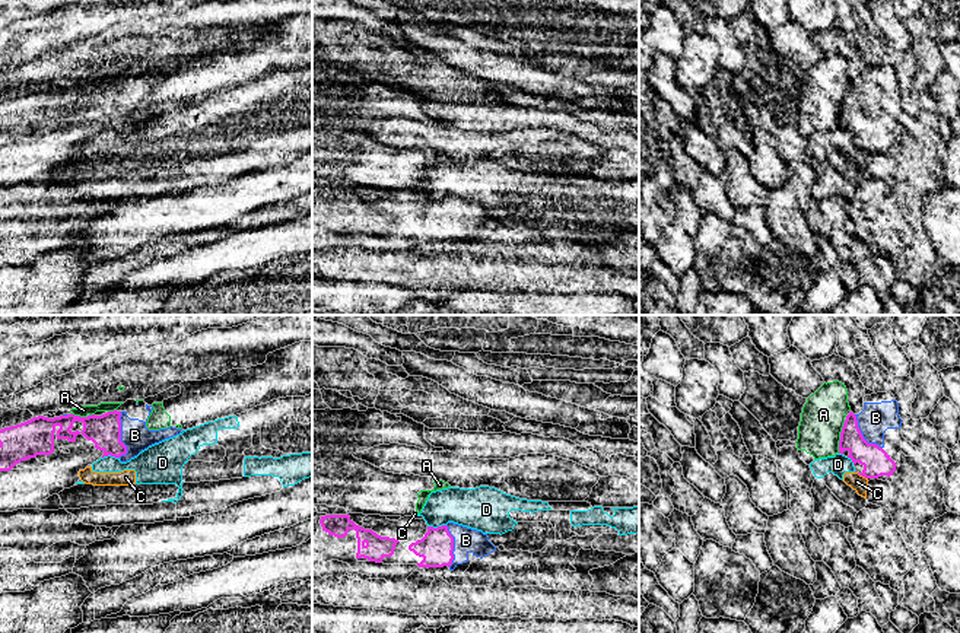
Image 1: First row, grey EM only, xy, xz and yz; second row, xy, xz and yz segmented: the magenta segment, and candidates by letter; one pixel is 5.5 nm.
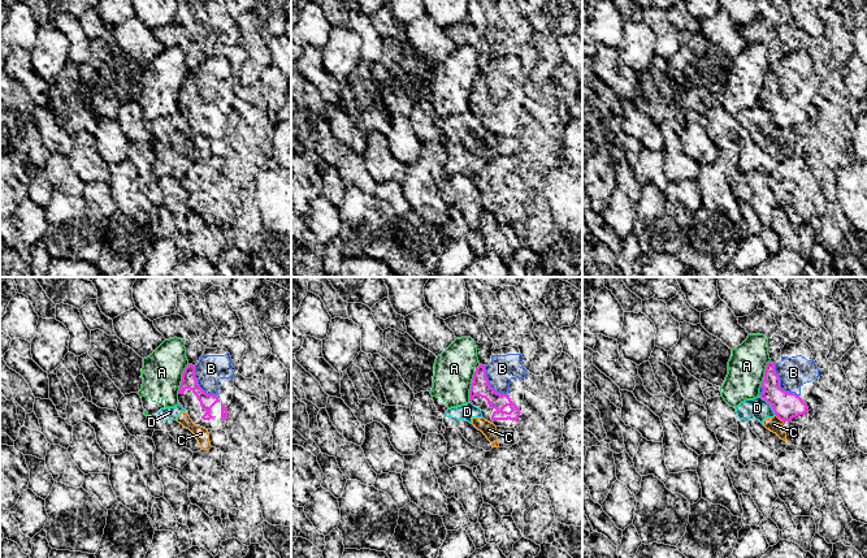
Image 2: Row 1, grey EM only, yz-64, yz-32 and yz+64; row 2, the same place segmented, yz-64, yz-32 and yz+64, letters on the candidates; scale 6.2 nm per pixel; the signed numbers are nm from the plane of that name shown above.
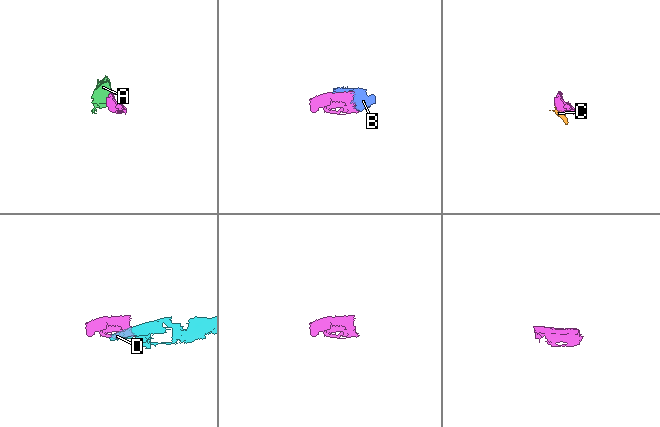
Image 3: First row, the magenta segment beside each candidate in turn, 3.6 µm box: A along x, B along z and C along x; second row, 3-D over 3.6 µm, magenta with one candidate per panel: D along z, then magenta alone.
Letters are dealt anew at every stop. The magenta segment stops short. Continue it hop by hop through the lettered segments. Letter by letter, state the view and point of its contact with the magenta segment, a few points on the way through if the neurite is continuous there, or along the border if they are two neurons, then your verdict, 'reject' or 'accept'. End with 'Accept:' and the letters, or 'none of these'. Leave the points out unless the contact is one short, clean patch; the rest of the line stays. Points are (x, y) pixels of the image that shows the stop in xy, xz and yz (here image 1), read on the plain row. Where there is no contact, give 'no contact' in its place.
A: meets magenta in yz at (841, 110); border along yz (845, 94), (841, 102), (838, 126); reject
B: meets magenta in xy at (120, 110); accept
C: meets magenta in yz at (861, 148); border along yz (855, 145), (867, 152); reject
D: meets magenta in xz at (438, 200); border along xz (445, 197), (428, 200); reject
Accept: B

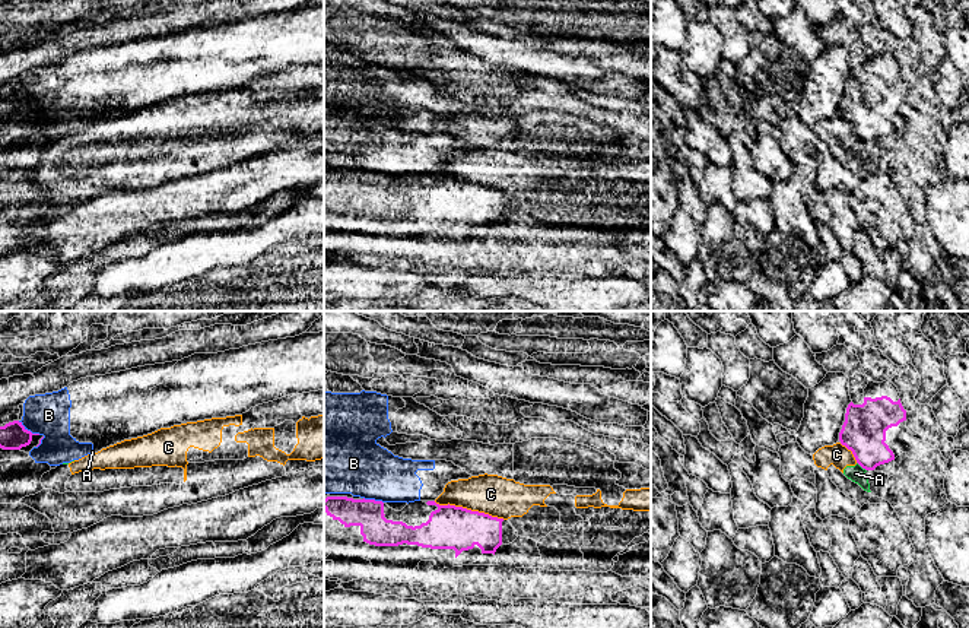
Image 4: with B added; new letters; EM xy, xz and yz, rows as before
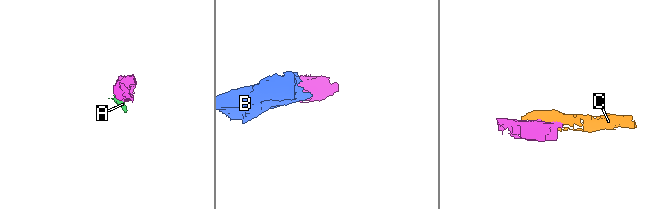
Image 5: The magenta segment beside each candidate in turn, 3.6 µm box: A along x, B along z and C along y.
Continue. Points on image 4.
A: meets magenta in yz at (861, 139); border along yz (857, 135), (866, 143); reject
B: meets magenta in xy at (29, 104); border along xy (18, 94), (32, 105), (40, 107); reject
C: meets magenta in xz at (469, 183); border along xz (434, 174), (461, 178), (504, 192); reject
Accept: none of these

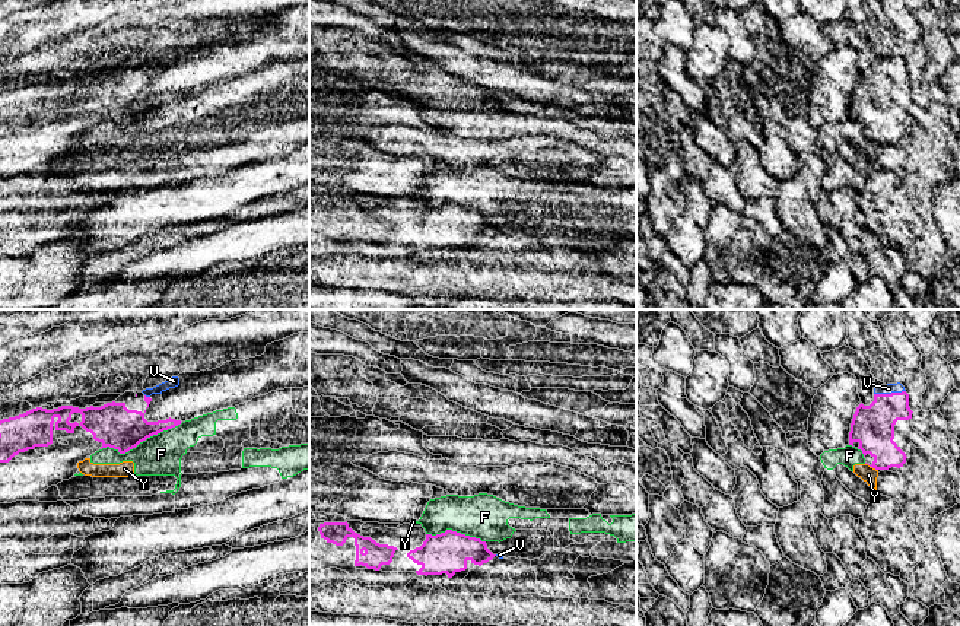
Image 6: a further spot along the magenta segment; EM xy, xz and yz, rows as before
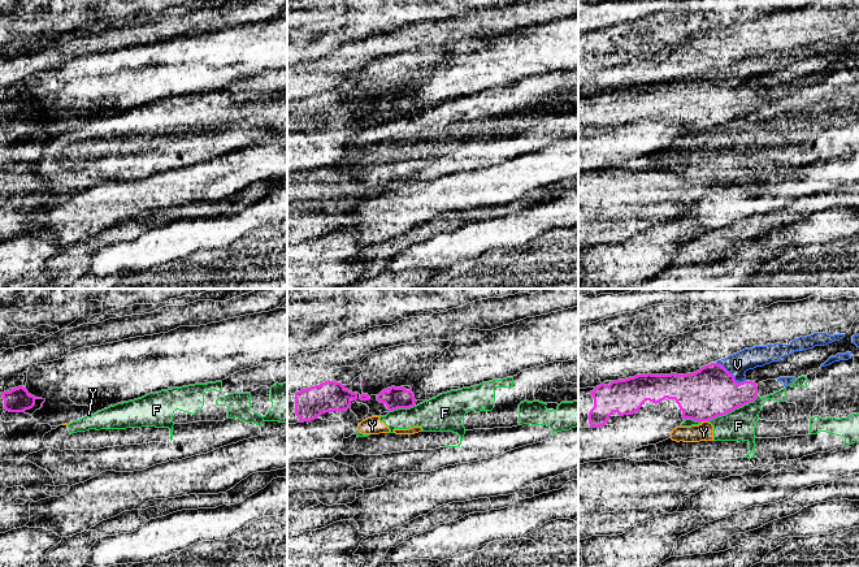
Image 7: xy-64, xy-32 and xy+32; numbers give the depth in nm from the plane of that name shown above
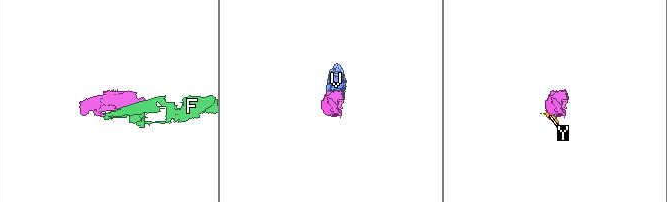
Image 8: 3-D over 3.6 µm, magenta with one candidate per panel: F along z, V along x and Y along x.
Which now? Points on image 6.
F: meets magenta in xy at (142, 114); border along xy (183, 95), (148, 110), (124, 126), (108, 120), (101, 123); reject
V: meets magenta in yz at (889, 67); accept
Y: meets magenta in yz at (871, 139); border along yz (865, 136), (877, 143); reject
Accept: V

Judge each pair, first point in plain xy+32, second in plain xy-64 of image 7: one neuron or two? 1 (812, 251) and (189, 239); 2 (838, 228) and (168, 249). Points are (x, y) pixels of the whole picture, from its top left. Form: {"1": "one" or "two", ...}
{"1": "two", "2": "one"}

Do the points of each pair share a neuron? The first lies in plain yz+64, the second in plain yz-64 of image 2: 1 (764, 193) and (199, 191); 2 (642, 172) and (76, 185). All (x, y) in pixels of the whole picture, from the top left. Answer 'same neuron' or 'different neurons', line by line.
1: different neurons
2: same neuron

